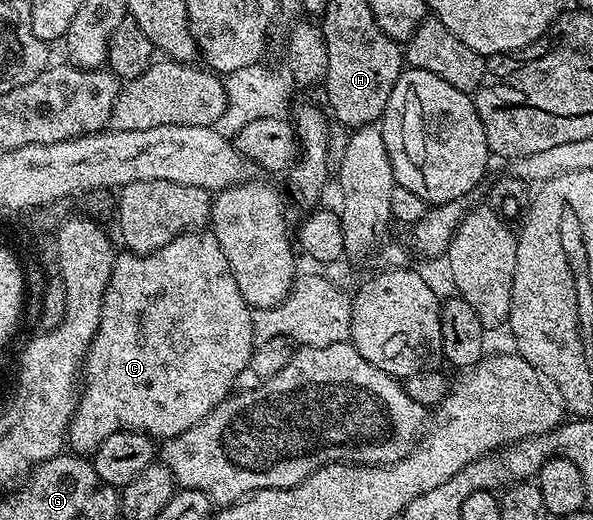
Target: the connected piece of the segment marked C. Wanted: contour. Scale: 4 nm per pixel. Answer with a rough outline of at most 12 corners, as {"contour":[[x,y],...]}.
{"contour":[[213,231],[114,257],[68,444],[184,434],[251,307]]}

